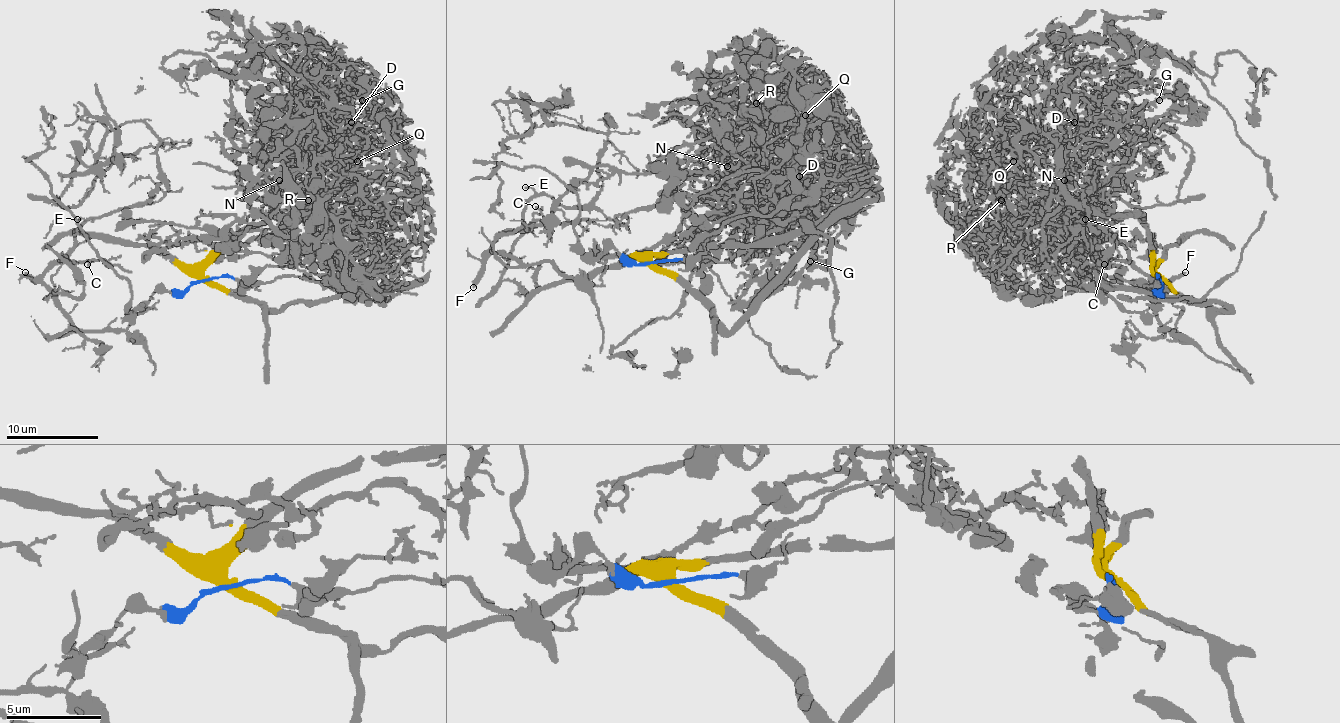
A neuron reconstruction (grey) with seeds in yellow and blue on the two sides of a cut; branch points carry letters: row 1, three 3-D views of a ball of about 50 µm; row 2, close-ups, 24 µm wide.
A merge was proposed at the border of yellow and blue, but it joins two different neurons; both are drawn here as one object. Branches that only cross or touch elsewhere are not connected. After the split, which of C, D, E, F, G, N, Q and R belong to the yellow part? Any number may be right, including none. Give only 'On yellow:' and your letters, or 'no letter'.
On yellow: D, G, N, Q, R

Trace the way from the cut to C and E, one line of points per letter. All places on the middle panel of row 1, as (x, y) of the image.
C: (649, 263), (607, 247), (596, 256), (582, 252), (573, 187), (547, 217), (536, 206)
E: (649, 263), (607, 247), (587, 256), (573, 187), (550, 215), (517, 229), (534, 194), (524, 187)

